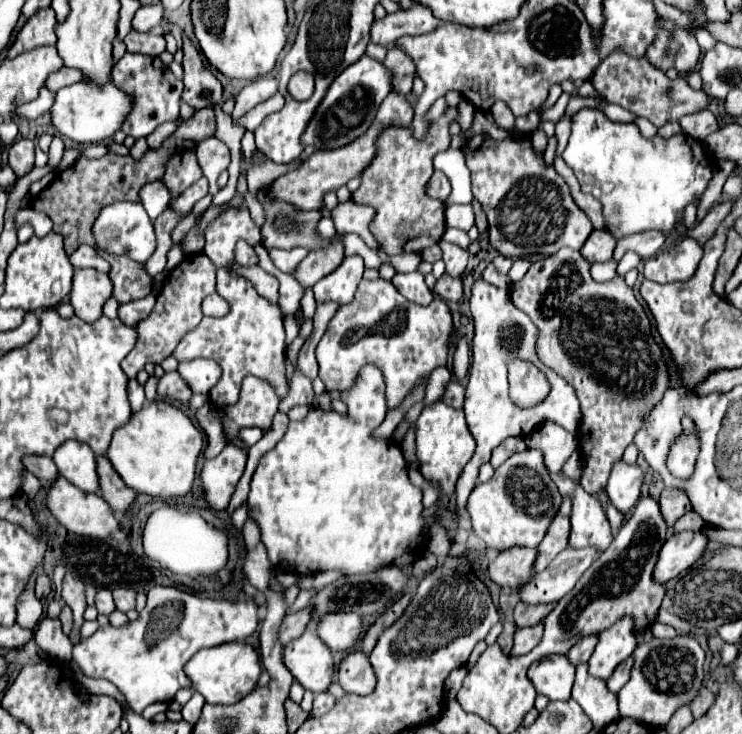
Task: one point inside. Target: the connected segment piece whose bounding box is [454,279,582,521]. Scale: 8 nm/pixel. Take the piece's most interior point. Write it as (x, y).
(501, 332)

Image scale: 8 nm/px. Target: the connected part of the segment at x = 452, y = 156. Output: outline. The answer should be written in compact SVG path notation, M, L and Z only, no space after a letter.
M448 149L448 151L438 153L434 157L434 169L442 169L452 183L452 193L446 199L446 205L472 201L470 169L466 167L466 159L462 159L462 153L456 153L456 149Z

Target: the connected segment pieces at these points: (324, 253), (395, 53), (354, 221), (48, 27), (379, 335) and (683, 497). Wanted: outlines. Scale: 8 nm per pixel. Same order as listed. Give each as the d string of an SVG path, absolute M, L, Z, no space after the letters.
M336 235L336 239L326 249L310 251L304 257L304 261L296 267L294 277L304 287L312 287L318 279L330 275L334 267L340 267L342 261L344 261L344 241L342 235Z
M392 45L388 49L384 65L390 67L390 71L394 73L394 89L400 91L400 93L404 93L404 95L408 95L412 91L414 77L418 75L412 59L398 45Z
M352 201L340 203L332 211L332 221L336 223L338 233L356 233L364 239L368 247L378 247L374 235L368 231L368 223L374 217L374 209L366 205L354 205Z
M46 7L38 13L34 13L26 25L20 29L14 45L8 49L8 57L18 57L20 53L32 51L38 45L54 45L56 43L56 35L54 35L54 27L56 27L56 13L54 9Z
M362 279L354 301L336 311L328 331L316 347L316 359L320 365L318 377L324 381L326 391L346 391L358 379L362 367L374 365L382 371L386 383L388 409L396 409L436 367L446 365L446 341L450 331L452 315L440 297L430 305L420 307L406 301L390 281Z
M664 489L658 503L660 503L662 515L668 523L668 529L672 529L674 521L690 509L690 499L682 489Z

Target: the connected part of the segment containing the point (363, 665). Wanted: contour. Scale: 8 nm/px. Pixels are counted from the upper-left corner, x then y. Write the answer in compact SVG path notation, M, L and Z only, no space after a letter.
M356 649L348 653L338 667L338 679L340 685L346 693L356 693L356 695L368 695L376 687L376 677L372 671L372 665L368 657Z

